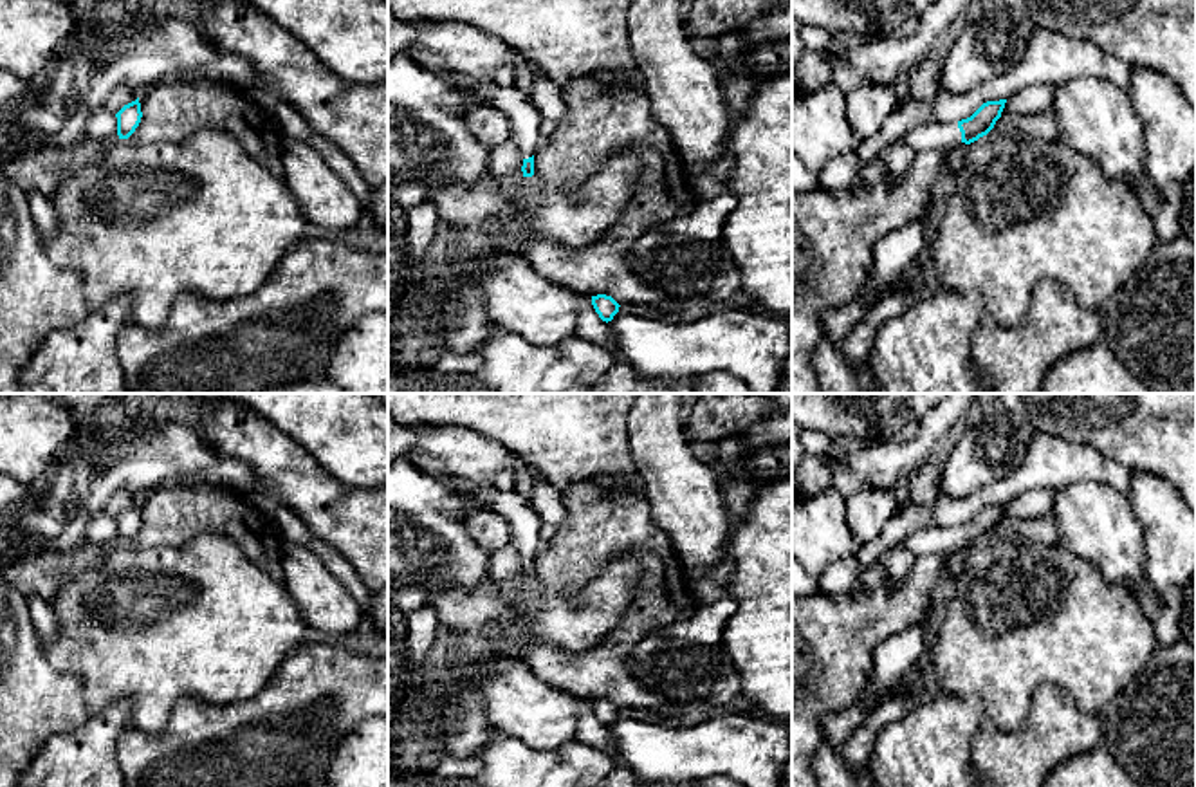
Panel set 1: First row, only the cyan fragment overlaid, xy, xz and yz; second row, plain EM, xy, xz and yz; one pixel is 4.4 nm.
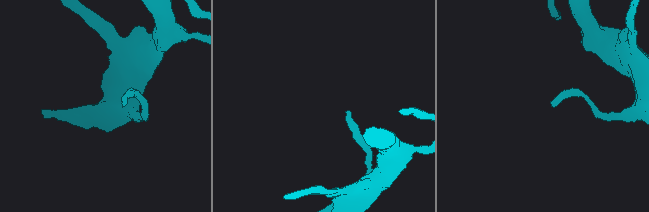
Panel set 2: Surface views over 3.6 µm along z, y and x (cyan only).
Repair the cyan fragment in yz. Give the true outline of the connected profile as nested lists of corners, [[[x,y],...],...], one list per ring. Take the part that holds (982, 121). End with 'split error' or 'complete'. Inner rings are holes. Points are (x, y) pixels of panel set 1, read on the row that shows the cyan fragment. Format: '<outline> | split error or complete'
[[[1007,99],[983,103],[971,117],[952,123],[927,123],[907,130],[898,141],[915,152],[971,144],[987,135],[1001,117]]] | split error

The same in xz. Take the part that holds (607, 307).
[[[606,294],[592,296],[592,305],[599,318],[606,323],[613,319],[621,307],[612,296]]] | complete

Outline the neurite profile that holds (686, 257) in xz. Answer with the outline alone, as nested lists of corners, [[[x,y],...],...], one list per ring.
[[[734,193],[698,200],[691,213],[646,231],[628,255],[633,274],[680,301],[705,296],[725,303],[741,289],[723,242],[723,226],[736,204]]]

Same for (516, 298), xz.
[[[520,253],[482,273],[480,294],[492,323],[532,345],[550,347],[575,336],[577,292],[538,274]]]

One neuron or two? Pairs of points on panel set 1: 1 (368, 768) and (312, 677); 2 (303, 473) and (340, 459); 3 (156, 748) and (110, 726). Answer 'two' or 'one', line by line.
1: two
2: two
3: two

